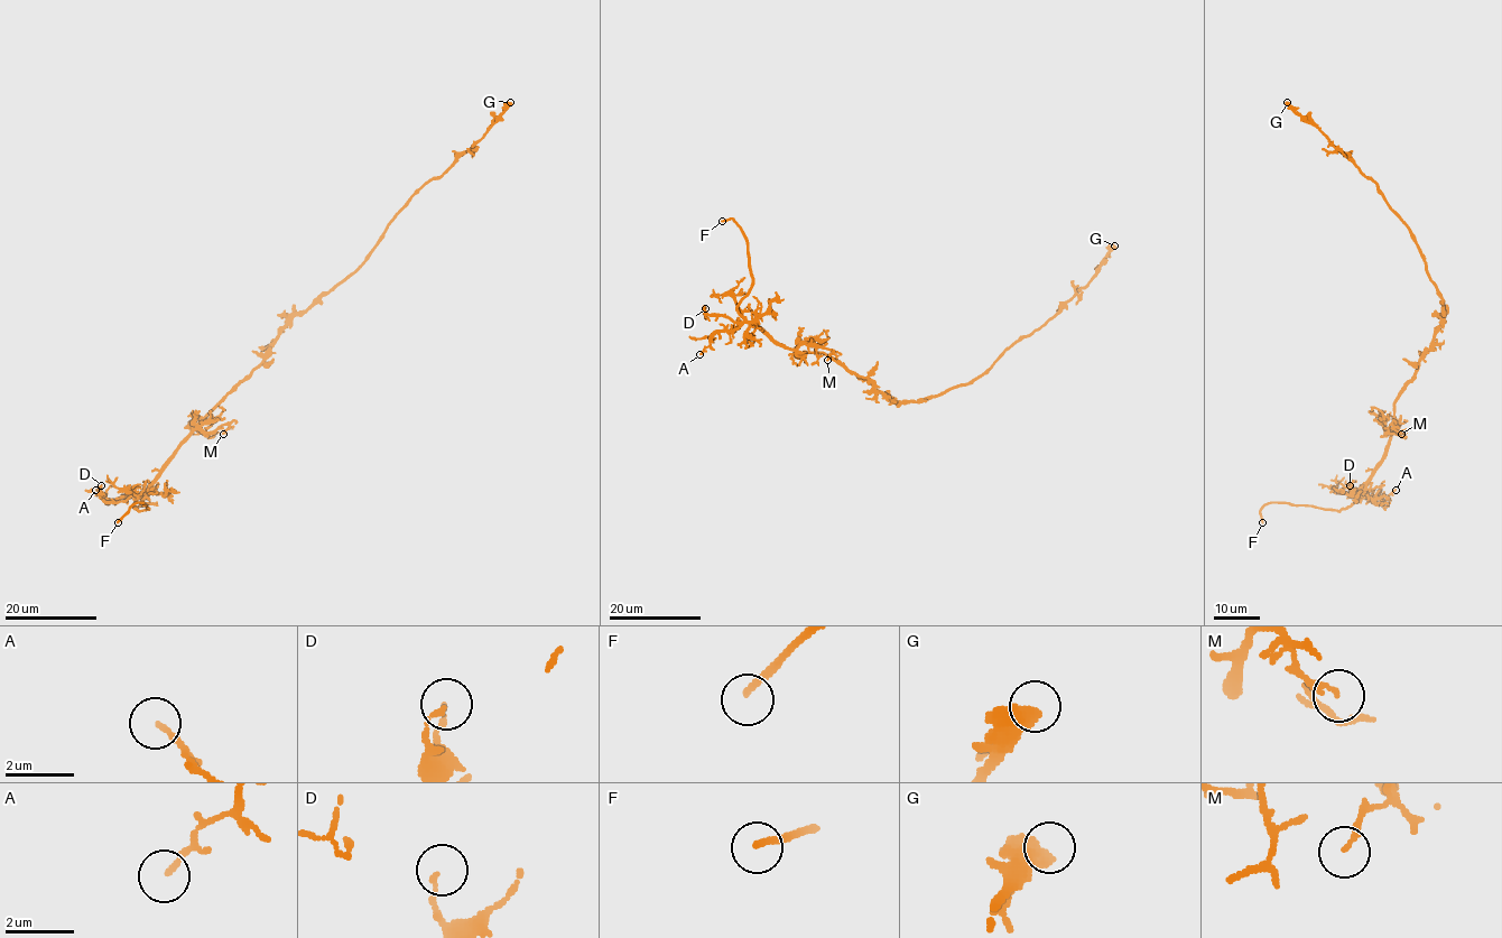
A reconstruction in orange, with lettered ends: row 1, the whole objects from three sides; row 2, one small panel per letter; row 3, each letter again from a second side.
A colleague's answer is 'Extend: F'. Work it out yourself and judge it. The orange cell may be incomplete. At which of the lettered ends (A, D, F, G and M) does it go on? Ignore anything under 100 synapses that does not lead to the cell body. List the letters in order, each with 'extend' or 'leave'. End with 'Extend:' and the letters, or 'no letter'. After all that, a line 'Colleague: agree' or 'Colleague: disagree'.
A: leave
D: leave
F: extend
G: leave
M: leave
Extend: F
Colleague: agree

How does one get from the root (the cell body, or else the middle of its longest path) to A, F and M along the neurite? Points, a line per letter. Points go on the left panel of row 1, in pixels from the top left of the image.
A: (281, 331), (270, 353), (201, 421), (146, 489), (135, 497), (109, 502), (95, 490)
F: (281, 331), (270, 353), (201, 421), (132, 505), (138, 510), (148, 508), (137, 502), (118, 522)
M: (281, 331), (270, 353), (193, 429), (215, 433), (228, 424), (223, 434)

